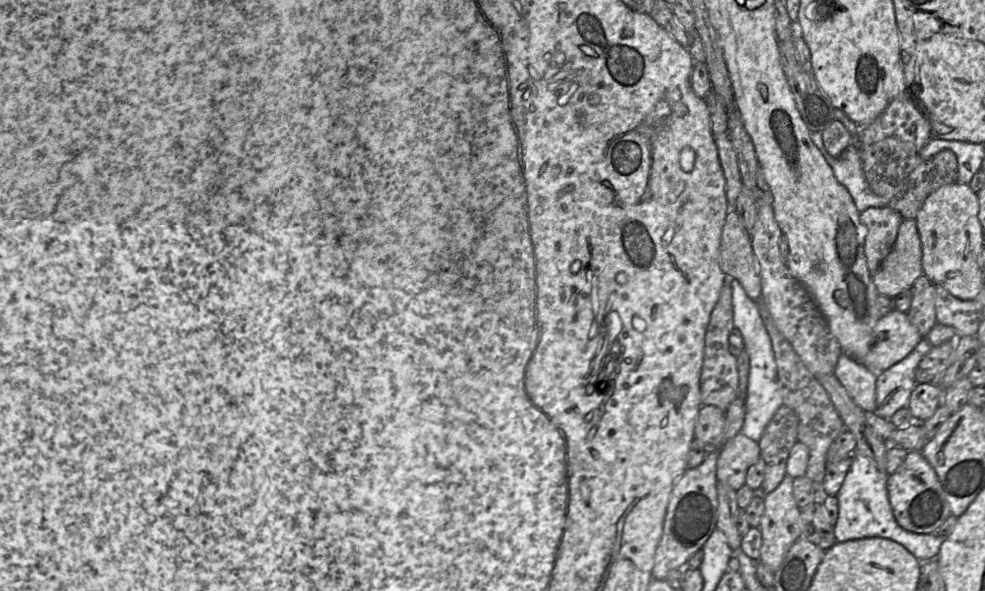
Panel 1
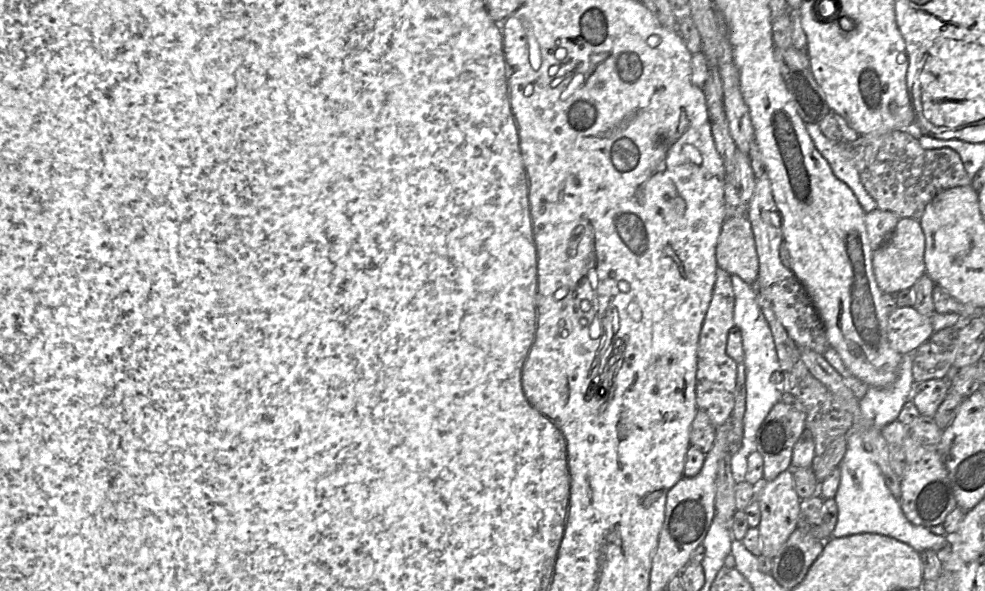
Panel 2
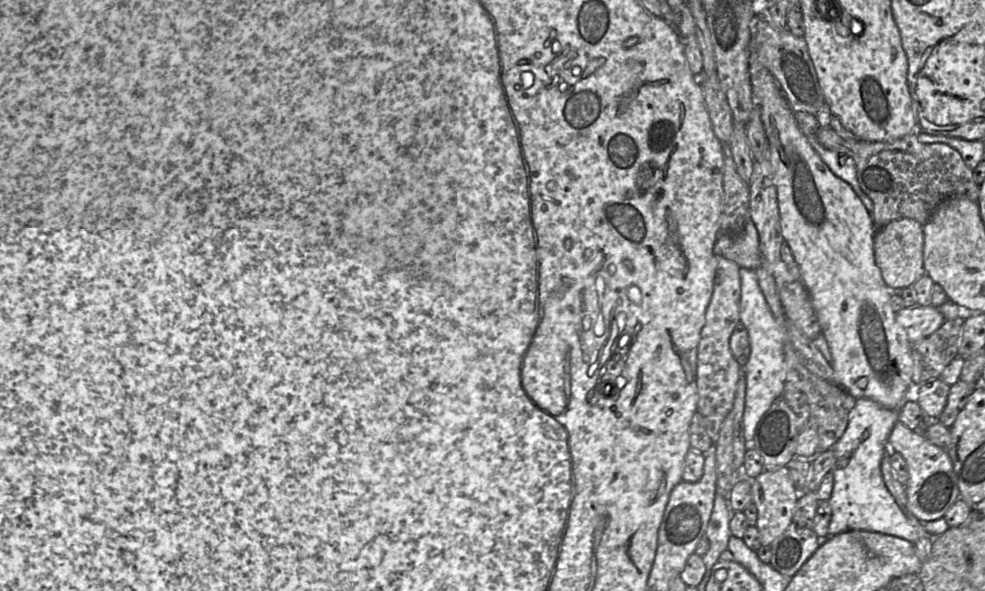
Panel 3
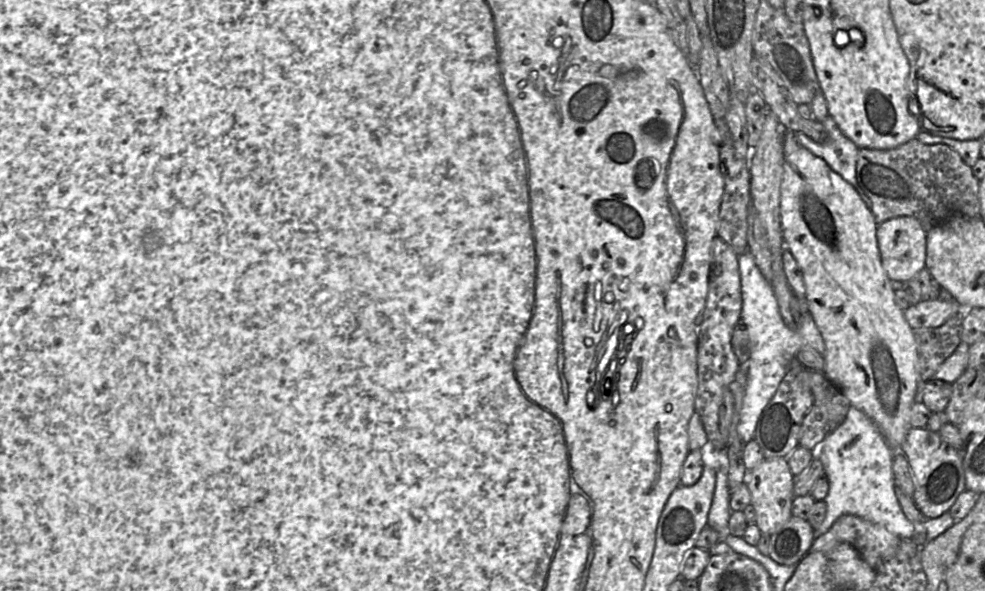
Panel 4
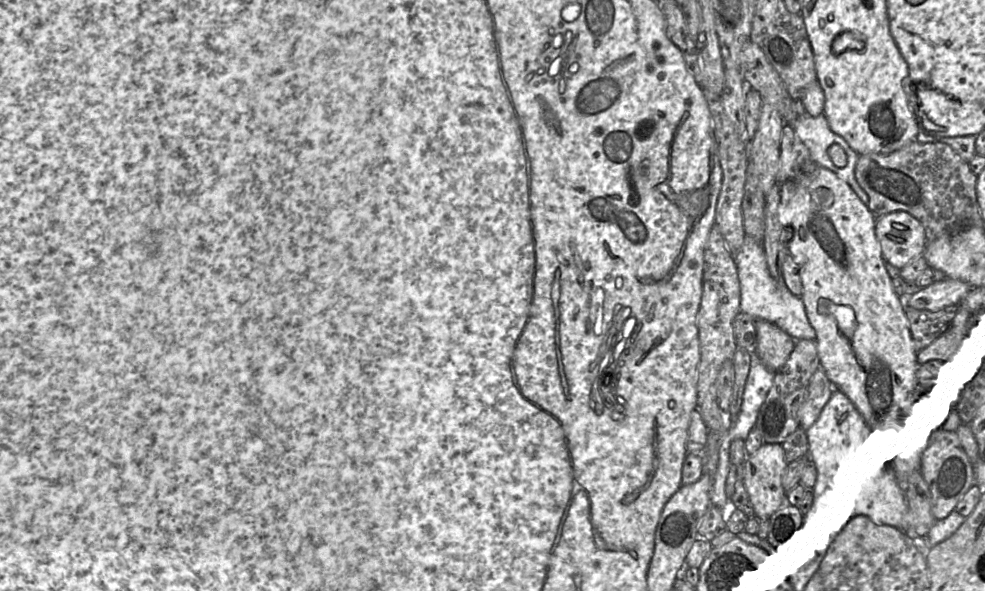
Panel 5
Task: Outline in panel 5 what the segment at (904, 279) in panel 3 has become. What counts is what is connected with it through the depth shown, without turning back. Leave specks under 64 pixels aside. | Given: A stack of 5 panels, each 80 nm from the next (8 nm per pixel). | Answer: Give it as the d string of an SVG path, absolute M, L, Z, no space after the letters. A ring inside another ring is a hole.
M907 212L887 214L877 221L875 232L885 263L899 270L924 255L927 246L924 227Z

